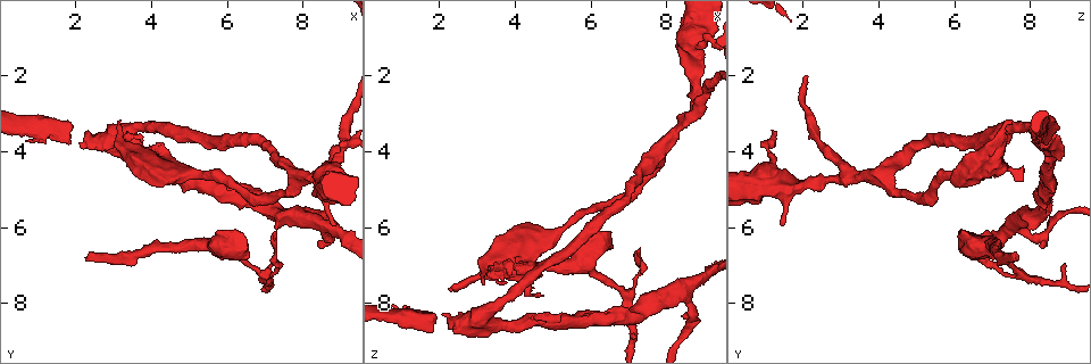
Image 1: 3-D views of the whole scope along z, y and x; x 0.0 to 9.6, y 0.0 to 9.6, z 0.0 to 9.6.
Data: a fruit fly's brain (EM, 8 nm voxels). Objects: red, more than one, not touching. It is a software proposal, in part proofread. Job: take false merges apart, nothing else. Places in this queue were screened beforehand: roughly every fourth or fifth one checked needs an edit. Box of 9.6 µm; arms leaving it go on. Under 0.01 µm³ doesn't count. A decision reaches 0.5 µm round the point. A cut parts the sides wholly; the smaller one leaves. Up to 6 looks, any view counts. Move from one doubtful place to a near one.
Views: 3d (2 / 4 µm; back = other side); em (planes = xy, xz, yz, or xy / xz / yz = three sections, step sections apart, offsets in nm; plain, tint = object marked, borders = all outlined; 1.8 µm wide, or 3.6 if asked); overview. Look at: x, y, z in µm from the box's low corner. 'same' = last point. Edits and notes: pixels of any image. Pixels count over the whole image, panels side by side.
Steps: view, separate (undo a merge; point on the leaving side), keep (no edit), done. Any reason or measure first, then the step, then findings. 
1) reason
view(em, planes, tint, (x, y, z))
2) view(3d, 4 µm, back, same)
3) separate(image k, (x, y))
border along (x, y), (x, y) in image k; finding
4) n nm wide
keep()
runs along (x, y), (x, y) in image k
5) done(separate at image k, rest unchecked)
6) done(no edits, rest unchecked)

thick turns thin
view(em, 3.6 µm, planes, tint, (1.15, 3.30, 8.35))

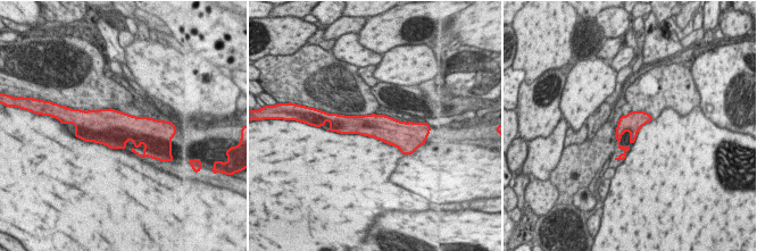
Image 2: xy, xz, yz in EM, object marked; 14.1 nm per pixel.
keep()
runs along (342, 126), (408, 128) in image 2; all the same cell

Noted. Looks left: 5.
thin arm on a thick one
view(em, 3.6 µm, yz, step 8, tint, (8.65, 4.85, 1.30))

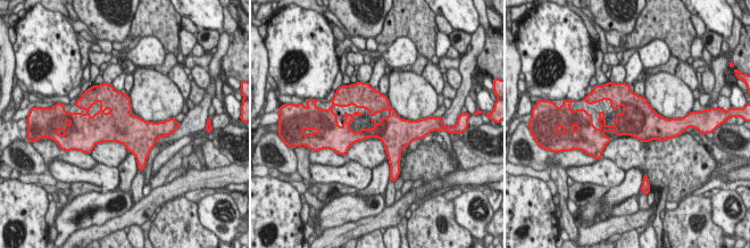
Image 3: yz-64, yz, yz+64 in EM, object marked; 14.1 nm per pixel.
view(em, 3.6 µm, planes, tint, same)

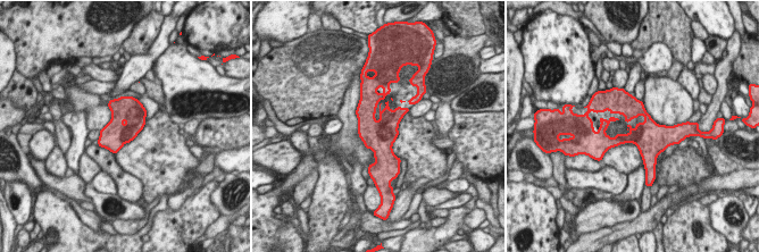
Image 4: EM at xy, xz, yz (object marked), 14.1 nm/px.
440 nm wide
keep()
one cell here

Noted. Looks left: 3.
branch point
view(3d, 4 µm, (7.80, 4.60, 4.05))

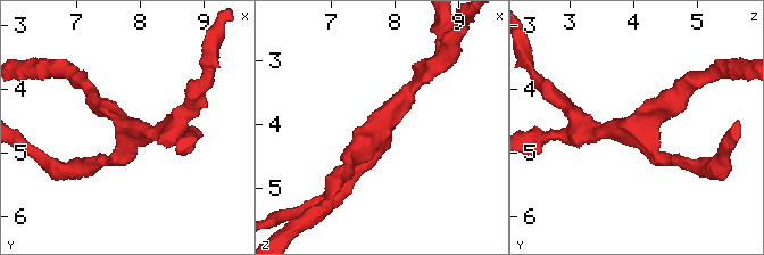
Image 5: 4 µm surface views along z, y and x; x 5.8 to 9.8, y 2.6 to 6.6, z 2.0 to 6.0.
view(em, xz, step 16, plain, (7.75, 4.60, 4.10))

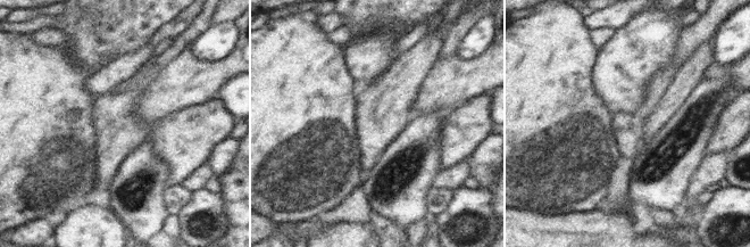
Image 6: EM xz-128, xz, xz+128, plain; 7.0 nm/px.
view(em, xz, step 16, tint, same)

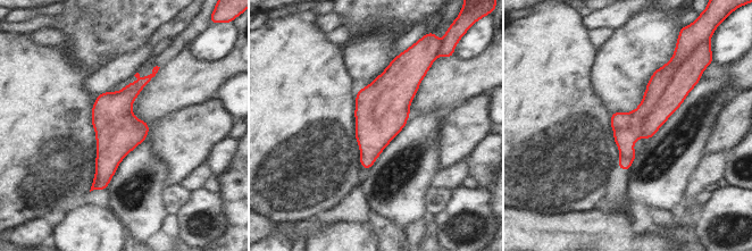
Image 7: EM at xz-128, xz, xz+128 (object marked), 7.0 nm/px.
220 nm wide
separate(image 7, (685, 77))
a second cell is stuck on

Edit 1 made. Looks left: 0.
done(separate at image 7, rest unchecked)

